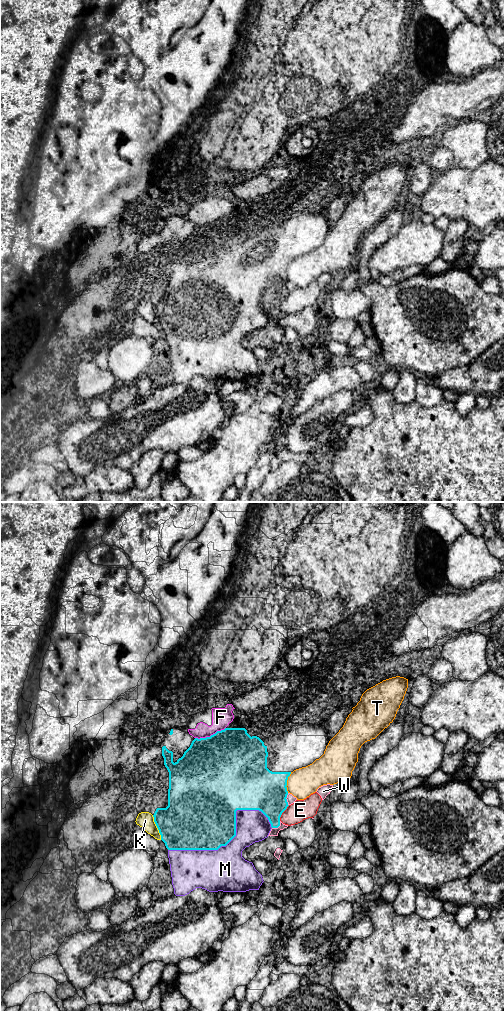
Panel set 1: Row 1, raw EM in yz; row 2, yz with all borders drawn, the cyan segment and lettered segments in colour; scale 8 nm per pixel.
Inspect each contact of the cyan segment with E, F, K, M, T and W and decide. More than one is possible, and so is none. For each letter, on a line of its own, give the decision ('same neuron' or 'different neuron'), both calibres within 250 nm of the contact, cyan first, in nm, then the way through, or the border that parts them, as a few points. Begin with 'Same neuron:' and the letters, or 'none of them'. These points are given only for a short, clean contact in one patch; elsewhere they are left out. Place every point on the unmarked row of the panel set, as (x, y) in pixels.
Same neuron: M
E: different neuron; 340 nm thick on the cyan side, 160 nm on the other; border along yz (289, 293), (279, 308)
F: different neuron; 500 nm thick on the cyan side, 160 nm on the other; border along yz (225, 215), (209, 224), (195, 226)
K: different neuron; 440 nm thick on the cyan side, 130 nm on the other; border along yz (152, 303), (161, 327)
M: same neuron; 460 nm thick on the cyan side, 320 nm on the other
T: different neuron; 360 nm thick on the cyan side, 240 nm on the other
W: different neuron; 360 nm thick on the cyan side, 70 nm on the other

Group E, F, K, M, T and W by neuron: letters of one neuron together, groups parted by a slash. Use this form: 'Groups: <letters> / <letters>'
Groups: E W / F / K / M / T

